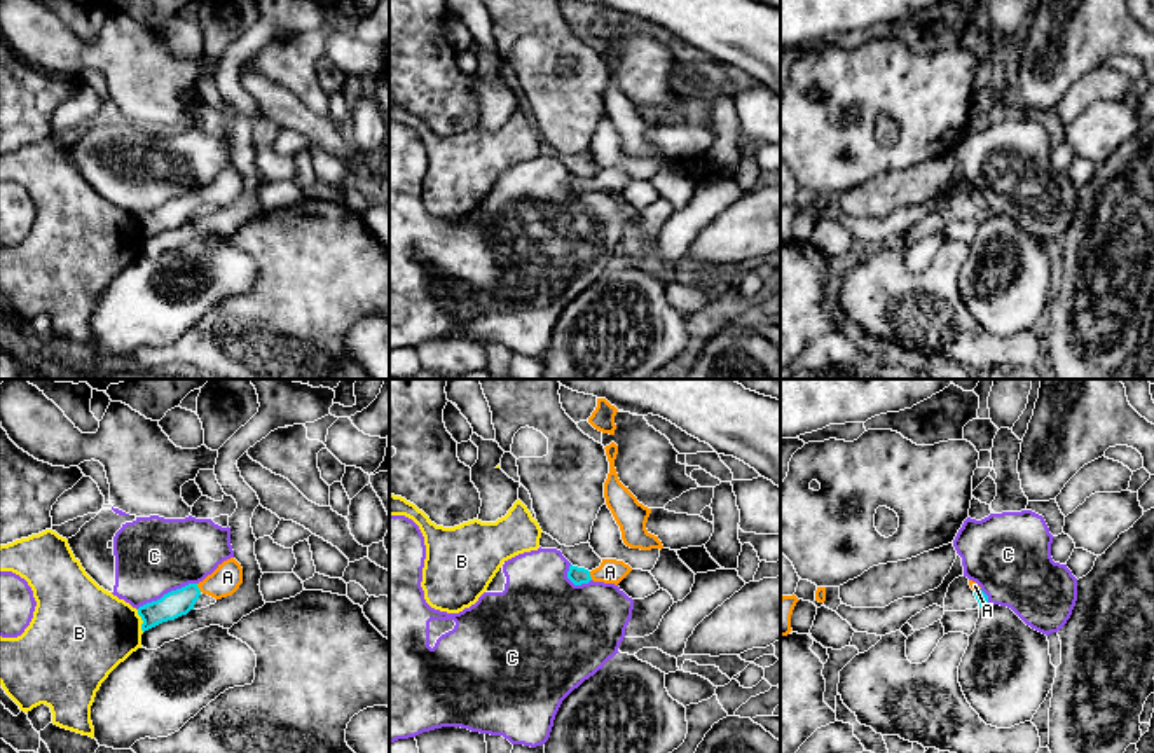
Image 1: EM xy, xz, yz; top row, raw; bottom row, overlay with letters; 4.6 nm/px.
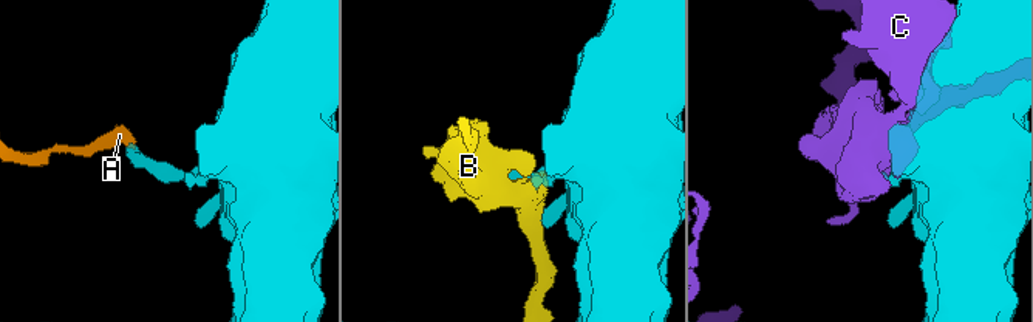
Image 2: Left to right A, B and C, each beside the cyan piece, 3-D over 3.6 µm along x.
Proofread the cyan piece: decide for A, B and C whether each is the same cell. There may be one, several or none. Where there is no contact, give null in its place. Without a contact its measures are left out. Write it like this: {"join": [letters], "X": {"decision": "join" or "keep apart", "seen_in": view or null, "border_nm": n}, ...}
{"join": ["A"], "A": {"decision": "join", "seen_in": "xy", "border_nm": 50}, "B": {"decision": "keep apart", "seen_in": "xy", "border_nm": 110}, "C": {"decision": "keep apart", "seen_in": "xy", "border_nm": 300}}

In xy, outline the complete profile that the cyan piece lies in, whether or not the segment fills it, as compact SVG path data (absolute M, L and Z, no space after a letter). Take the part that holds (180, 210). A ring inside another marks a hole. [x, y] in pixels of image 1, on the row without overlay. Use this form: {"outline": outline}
{"outline": "M230 166L218 173L218 176L199 192L189 192L182 197L164 203L161 208L147 211L138 217L141 225L141 239L148 239L162 231L175 229L194 218L201 203L215 208L232 204L243 192L243 176Z"}

